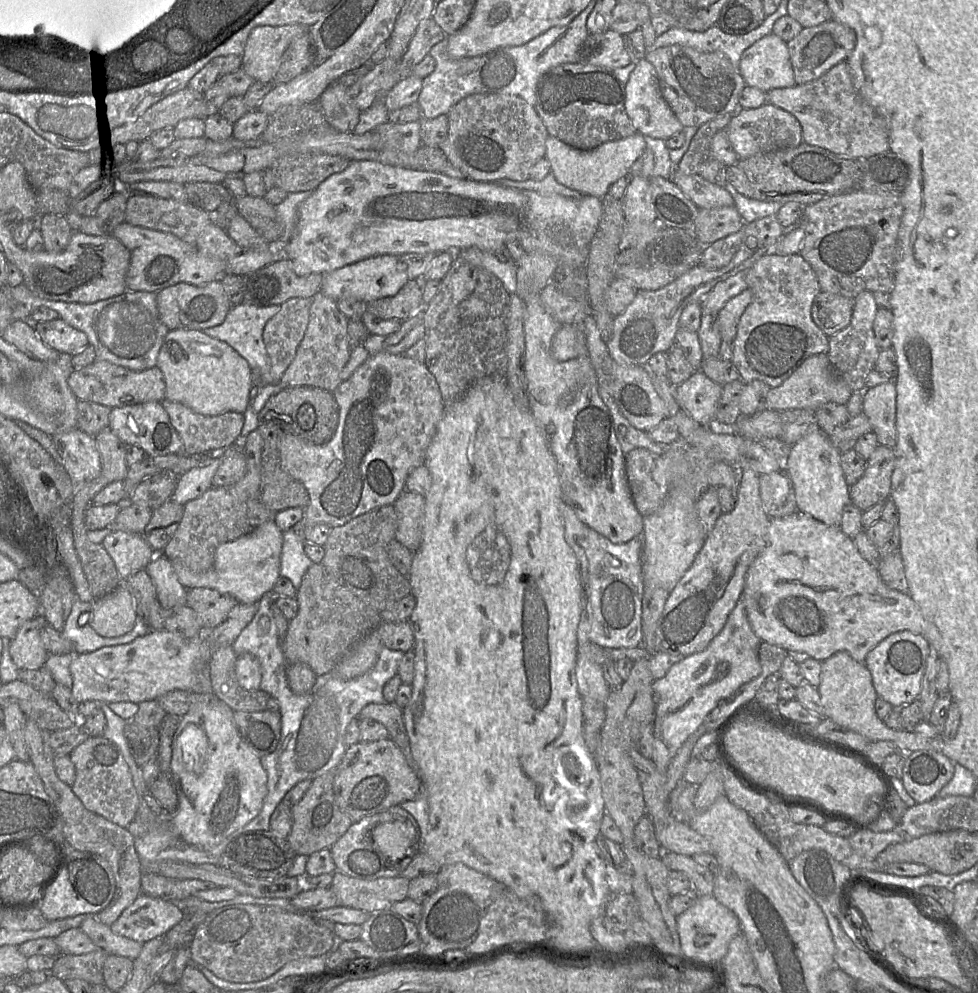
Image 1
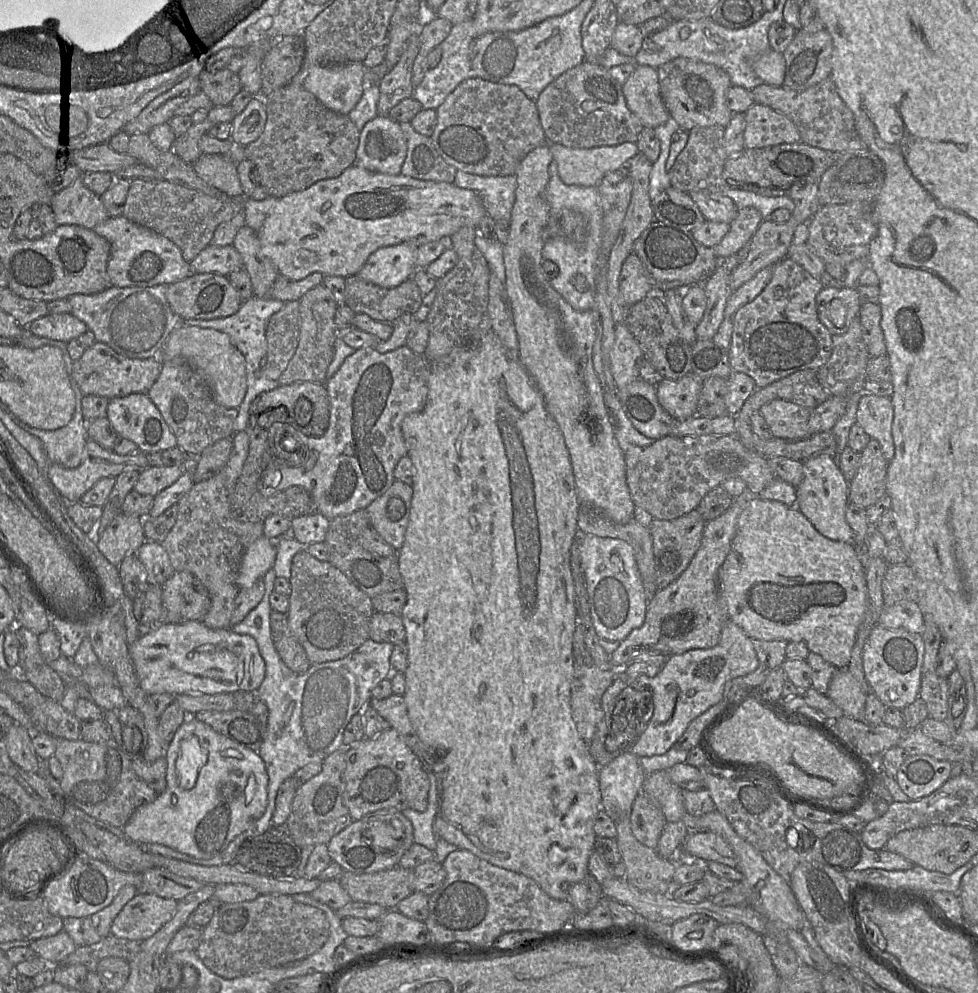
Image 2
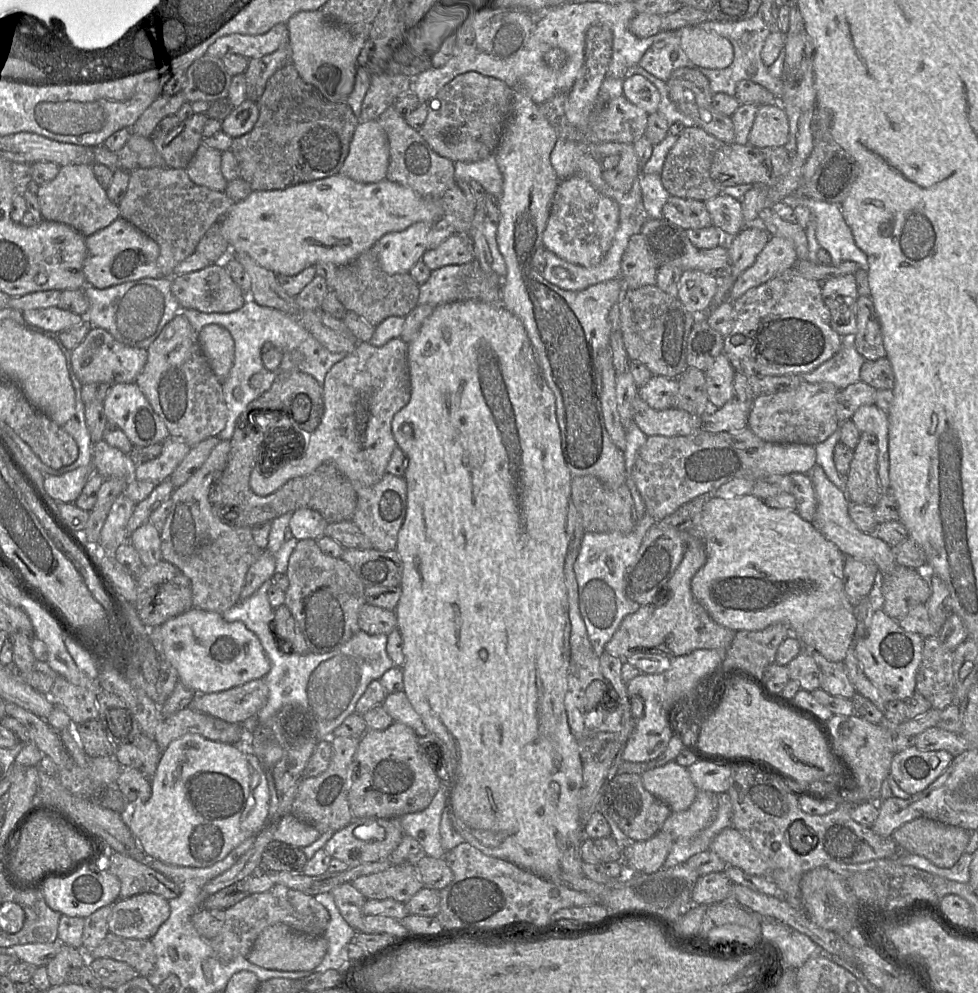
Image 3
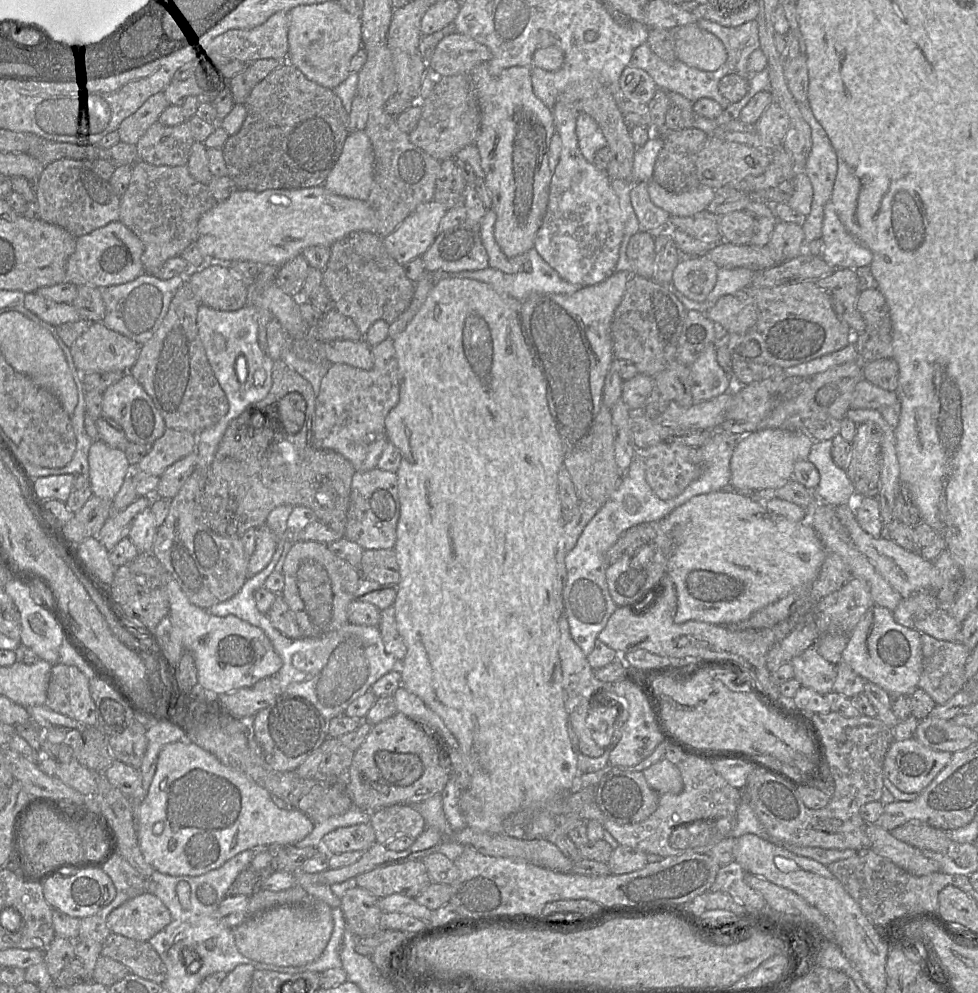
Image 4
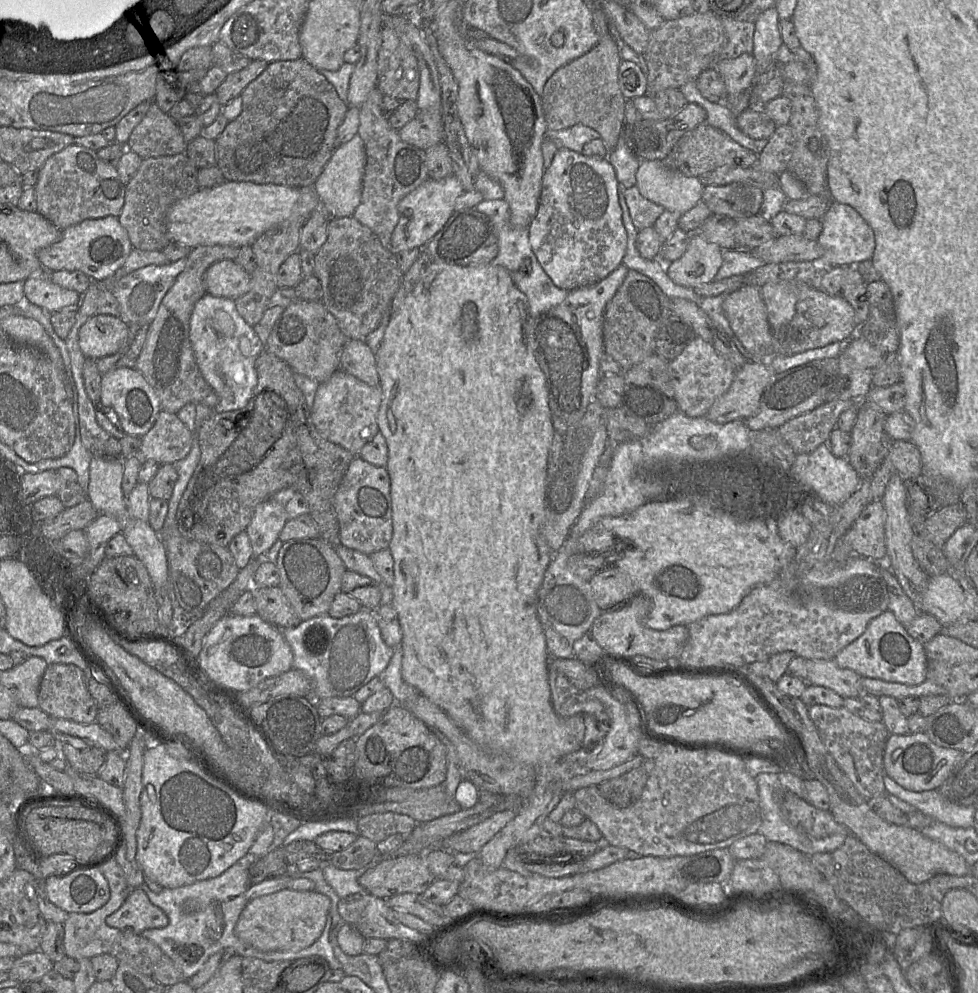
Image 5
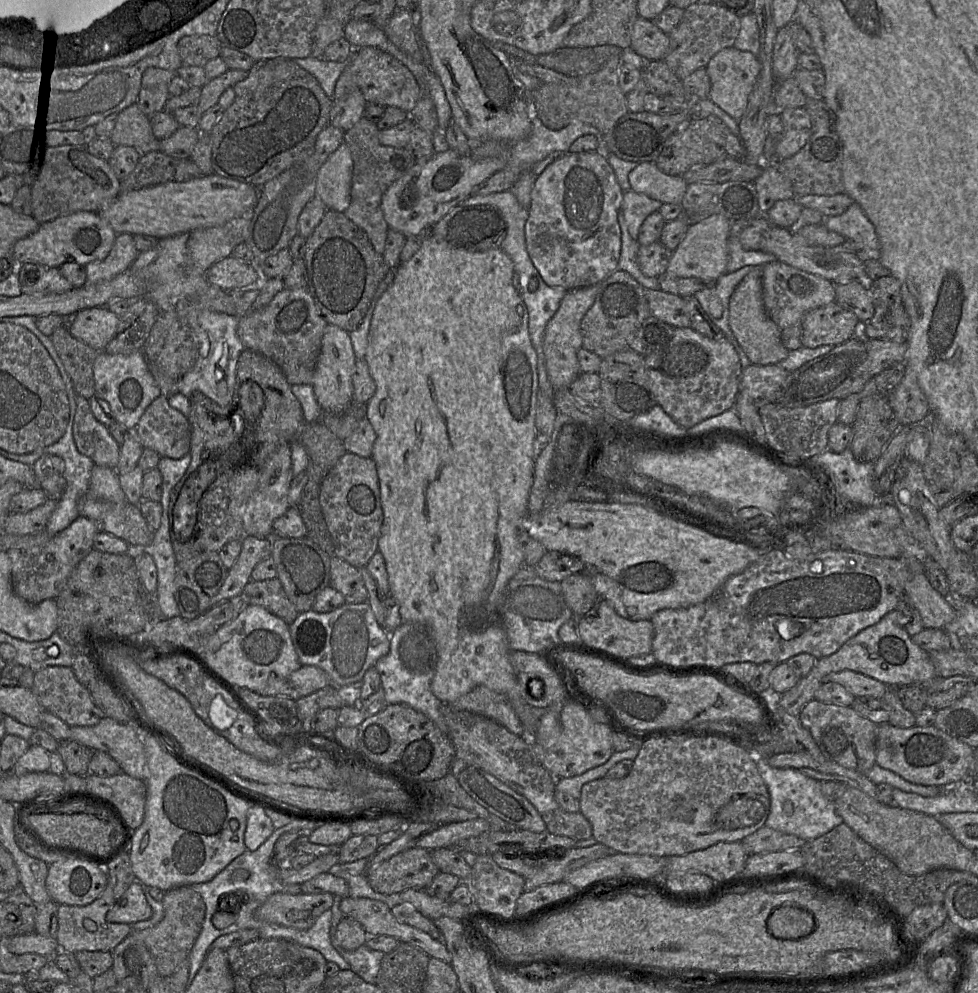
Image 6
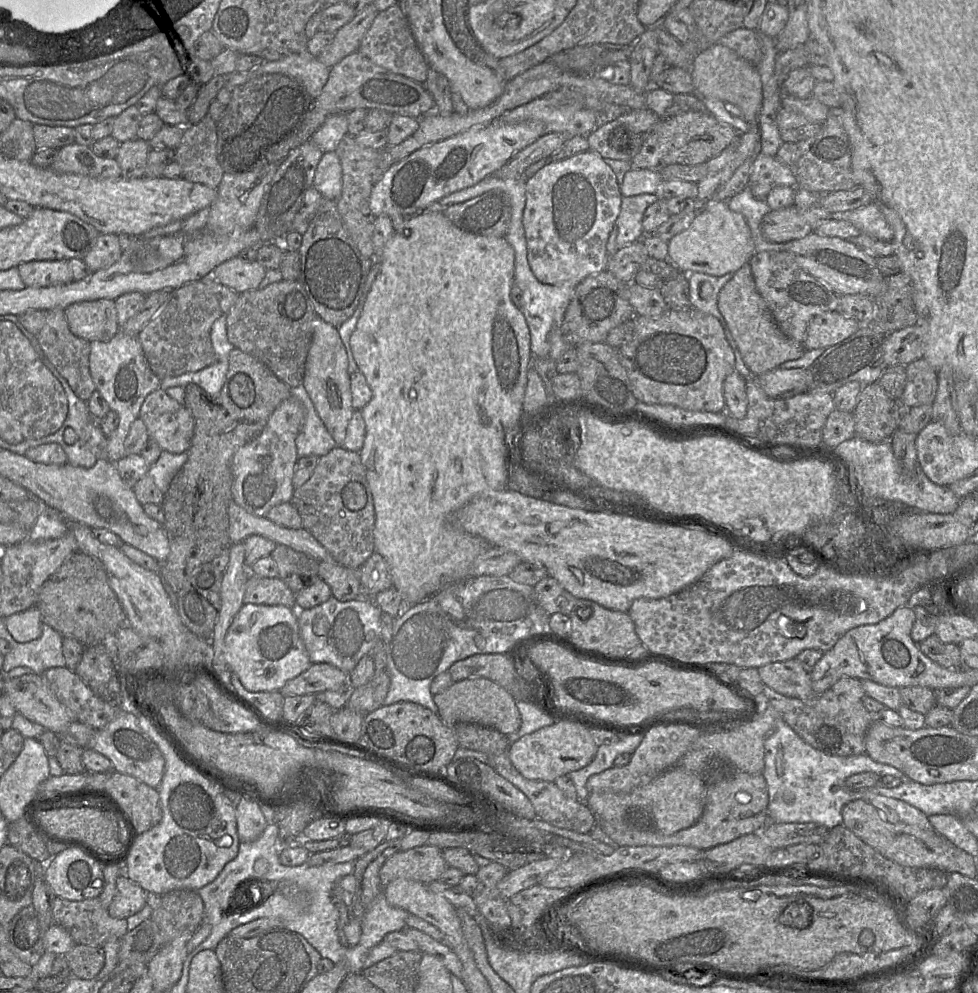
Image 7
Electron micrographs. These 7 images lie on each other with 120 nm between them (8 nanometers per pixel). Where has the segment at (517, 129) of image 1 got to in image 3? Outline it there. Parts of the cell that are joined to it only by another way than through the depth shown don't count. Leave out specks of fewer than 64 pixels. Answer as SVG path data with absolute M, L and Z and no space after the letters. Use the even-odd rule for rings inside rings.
M469 71L453 78L425 104L427 105L428 114L419 134L441 157L452 162L474 162L485 159L496 151L505 122L511 114L513 89L502 80Z

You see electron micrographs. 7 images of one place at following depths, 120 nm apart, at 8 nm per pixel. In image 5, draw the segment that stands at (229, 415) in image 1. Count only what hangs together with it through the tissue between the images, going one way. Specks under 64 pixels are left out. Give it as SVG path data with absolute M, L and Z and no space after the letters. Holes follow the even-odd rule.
M202 245L191 248L184 270L163 298L148 332L135 369L155 391L160 409L176 414L186 404L204 404L215 407L219 397L201 375L189 339L190 318L195 303L206 293L204 275L210 266L222 260L233 260L240 247L229 245Z

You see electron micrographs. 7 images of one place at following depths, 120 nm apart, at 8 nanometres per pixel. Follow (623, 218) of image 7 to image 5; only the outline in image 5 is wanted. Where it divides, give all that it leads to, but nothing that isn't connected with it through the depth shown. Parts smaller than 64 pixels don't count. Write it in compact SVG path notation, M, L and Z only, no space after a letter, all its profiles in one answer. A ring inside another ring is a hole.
M633 186L623 193L631 219L638 231L654 226L665 208L644 198L639 189Z

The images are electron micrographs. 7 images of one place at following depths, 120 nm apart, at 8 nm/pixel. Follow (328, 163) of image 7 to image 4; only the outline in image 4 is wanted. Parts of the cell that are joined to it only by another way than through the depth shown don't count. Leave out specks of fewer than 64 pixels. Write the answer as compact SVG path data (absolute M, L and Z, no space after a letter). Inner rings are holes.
M364 130L350 133L323 186L334 194L367 200L373 186L374 150Z

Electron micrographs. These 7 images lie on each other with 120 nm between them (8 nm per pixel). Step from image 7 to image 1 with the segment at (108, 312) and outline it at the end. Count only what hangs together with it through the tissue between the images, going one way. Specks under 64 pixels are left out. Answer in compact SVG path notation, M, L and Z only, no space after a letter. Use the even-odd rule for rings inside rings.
M97 358L90 365L73 369L68 377L68 384L79 401L95 402L110 408L152 401L162 402L166 398L164 375L157 366L133 371Z

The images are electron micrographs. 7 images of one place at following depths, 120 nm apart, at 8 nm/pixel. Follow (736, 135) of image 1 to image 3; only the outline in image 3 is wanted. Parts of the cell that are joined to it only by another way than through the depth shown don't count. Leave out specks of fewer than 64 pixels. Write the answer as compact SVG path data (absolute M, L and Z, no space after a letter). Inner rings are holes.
M780 103L761 105L756 113L748 144L758 147L784 147L789 138L789 121Z

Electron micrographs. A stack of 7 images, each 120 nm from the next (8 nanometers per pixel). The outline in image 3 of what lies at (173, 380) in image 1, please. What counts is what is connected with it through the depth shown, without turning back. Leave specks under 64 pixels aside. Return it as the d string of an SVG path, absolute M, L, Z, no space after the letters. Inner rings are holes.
M210 324L198 333L198 340L213 373L224 380L234 362L234 340L225 328Z

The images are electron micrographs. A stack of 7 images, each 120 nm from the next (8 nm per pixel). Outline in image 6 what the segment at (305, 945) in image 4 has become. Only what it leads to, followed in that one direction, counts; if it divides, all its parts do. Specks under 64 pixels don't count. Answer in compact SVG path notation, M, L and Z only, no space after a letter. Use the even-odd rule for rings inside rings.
M277 892L255 910L254 916L266 923L307 930L323 912L331 909L333 903L334 895L331 893Z

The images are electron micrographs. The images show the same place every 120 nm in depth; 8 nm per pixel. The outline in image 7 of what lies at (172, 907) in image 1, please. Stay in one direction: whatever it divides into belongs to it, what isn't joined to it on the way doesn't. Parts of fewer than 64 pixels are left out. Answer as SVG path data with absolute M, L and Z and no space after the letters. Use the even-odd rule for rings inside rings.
M125 873L116 880L116 893L108 908L112 918L126 919L138 913L146 904L147 893Z

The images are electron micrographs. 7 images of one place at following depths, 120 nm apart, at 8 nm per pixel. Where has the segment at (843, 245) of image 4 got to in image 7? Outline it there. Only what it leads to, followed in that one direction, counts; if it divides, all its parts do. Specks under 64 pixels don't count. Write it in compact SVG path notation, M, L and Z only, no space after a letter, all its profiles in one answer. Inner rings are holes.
M874 203L841 214L832 214L832 218L849 221L862 233L880 241L892 241L893 239L891 226Z

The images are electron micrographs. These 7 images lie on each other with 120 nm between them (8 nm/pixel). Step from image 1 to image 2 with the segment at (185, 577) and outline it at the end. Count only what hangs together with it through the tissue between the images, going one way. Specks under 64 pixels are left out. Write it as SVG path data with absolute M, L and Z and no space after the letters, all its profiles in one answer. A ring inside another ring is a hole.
M262 535L256 539L242 556L236 584L241 588L251 587L273 568L277 555L274 540Z

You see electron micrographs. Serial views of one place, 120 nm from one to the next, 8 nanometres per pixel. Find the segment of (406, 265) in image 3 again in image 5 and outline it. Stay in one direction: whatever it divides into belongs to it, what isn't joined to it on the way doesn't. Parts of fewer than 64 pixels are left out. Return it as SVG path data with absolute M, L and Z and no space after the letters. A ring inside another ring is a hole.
M449 176L441 180L428 179L406 195L398 204L399 221L392 233L391 251L423 249L444 227L454 212L456 199L464 192L457 177Z

